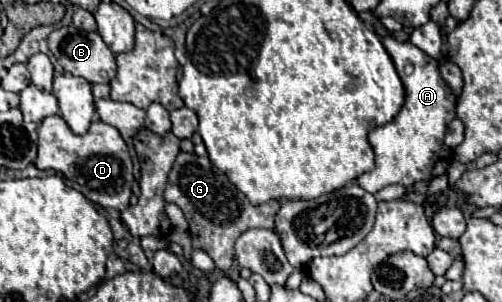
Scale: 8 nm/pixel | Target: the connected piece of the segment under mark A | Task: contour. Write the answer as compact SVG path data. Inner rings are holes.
M384 37L382 43L394 61L396 73L404 83L406 101L392 121L372 129L368 135L368 141L376 153L376 167L356 179L358 185L368 193L376 193L388 185L412 187L414 183L432 181L434 177L446 173L452 151L444 145L442 139L446 133L446 125L456 117L456 95L440 77L436 59L426 55L410 41Z

